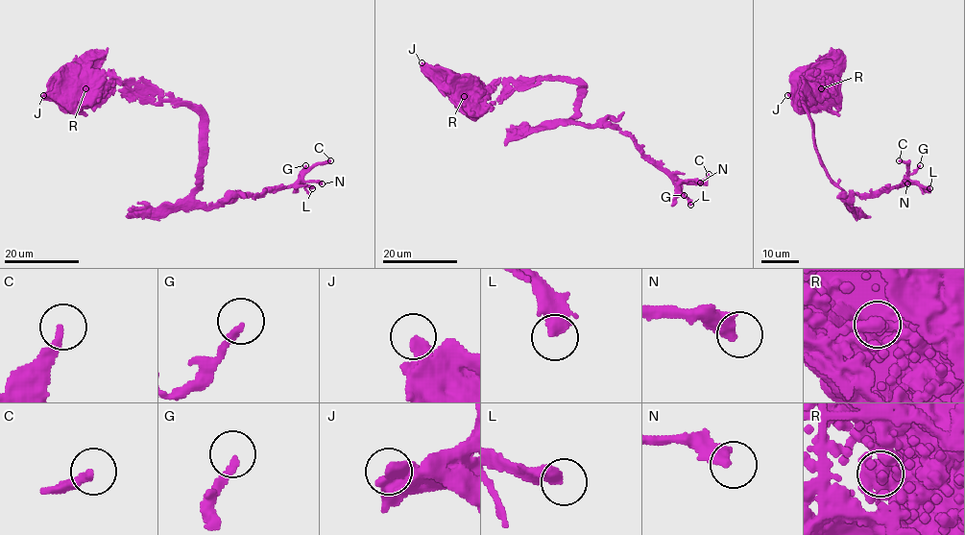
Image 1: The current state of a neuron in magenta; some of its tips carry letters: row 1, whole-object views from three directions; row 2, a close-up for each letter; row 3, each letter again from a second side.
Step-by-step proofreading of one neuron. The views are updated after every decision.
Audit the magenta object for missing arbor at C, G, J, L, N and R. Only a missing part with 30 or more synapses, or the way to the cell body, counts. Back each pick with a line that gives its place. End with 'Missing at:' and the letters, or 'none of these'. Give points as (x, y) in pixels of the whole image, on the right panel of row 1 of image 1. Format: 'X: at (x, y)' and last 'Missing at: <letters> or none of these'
C: at (899, 160)
L: at (929, 188)
Missing at: C, L

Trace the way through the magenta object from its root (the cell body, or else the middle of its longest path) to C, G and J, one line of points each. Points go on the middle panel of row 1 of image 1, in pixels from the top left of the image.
C: (463, 107), (500, 81), (568, 80), (579, 85), (573, 121), (625, 132), (683, 182), (709, 174)
G: (463, 107), (500, 81), (576, 83), (572, 120), (625, 132), (677, 180), (684, 195)
J: (463, 107), (422, 62)

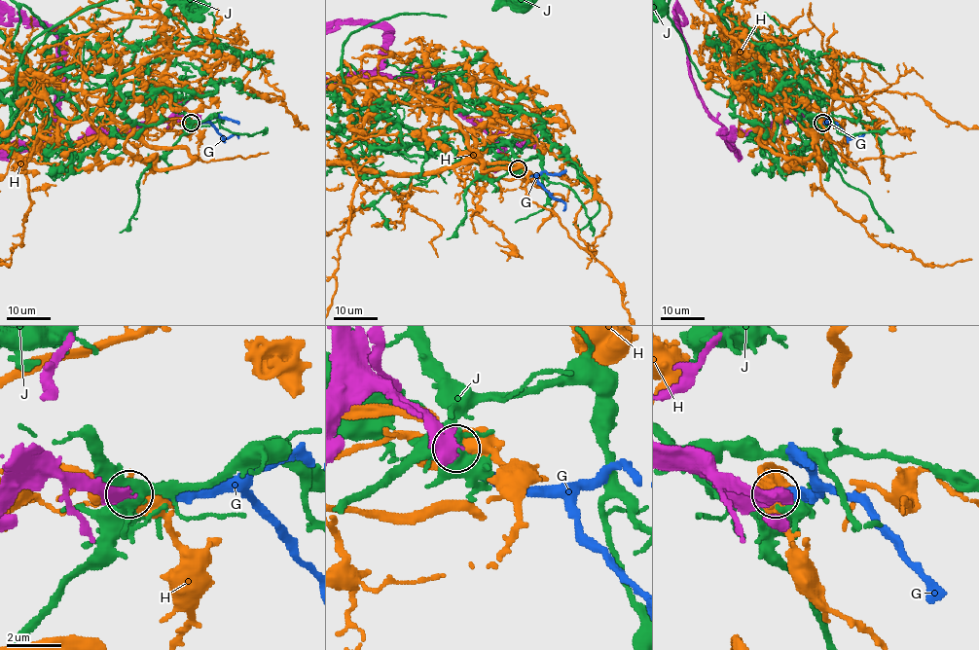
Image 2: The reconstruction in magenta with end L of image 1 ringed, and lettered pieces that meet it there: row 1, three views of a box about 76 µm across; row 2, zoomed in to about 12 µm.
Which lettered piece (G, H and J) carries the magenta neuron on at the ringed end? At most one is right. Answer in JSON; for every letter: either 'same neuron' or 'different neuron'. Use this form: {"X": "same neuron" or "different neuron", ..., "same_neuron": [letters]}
{"G": "same neuron", "H": "different neuron", "J": "different neuron", "same_neuron": ["G"]}

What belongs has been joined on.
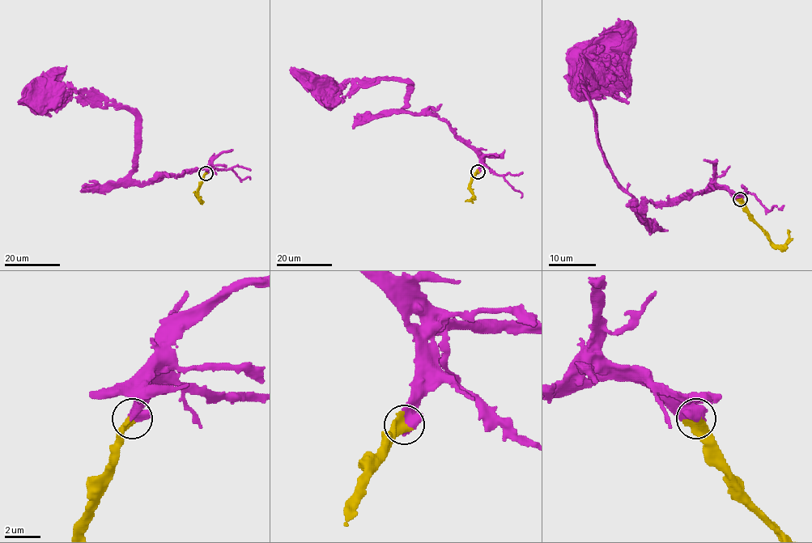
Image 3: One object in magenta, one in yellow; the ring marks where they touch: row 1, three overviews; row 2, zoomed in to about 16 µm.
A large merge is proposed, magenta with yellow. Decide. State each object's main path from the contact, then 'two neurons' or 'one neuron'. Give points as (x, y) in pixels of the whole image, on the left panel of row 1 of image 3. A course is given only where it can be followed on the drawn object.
magenta via (206, 173), (207, 167), (189, 169), (137, 184), (131, 178), (136, 116), (95, 95), (57, 90), (49, 79) | yellow via (206, 173), (197, 193), (201, 200), (193, 192) | one neuron

